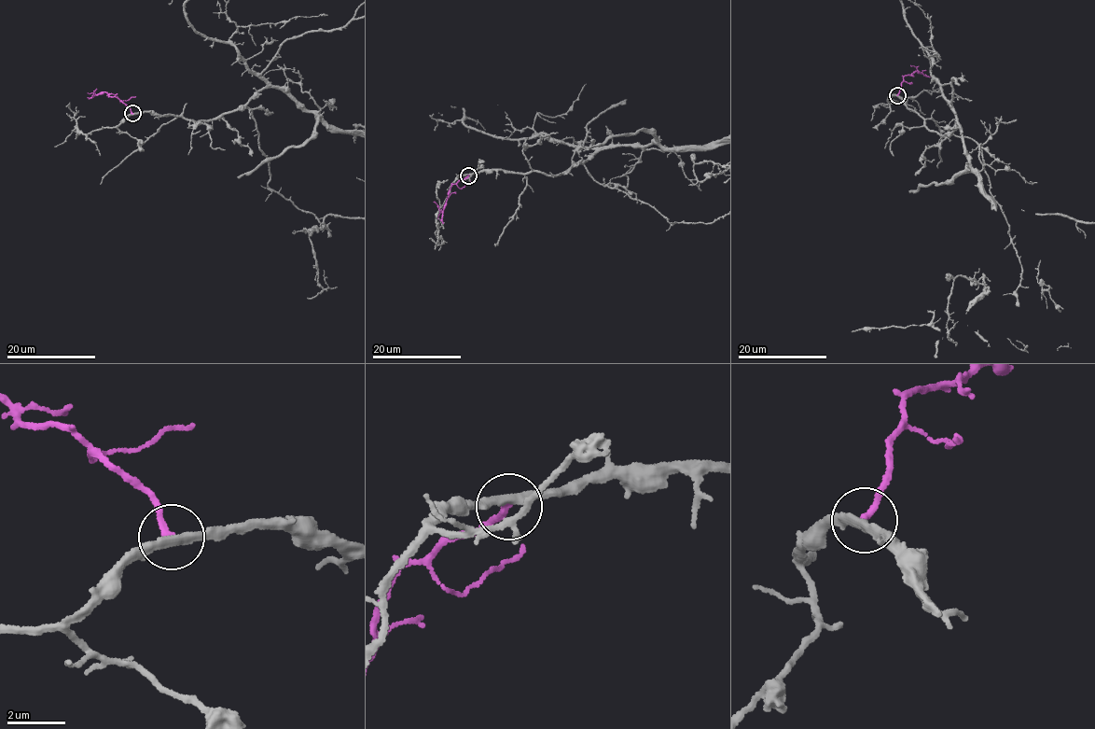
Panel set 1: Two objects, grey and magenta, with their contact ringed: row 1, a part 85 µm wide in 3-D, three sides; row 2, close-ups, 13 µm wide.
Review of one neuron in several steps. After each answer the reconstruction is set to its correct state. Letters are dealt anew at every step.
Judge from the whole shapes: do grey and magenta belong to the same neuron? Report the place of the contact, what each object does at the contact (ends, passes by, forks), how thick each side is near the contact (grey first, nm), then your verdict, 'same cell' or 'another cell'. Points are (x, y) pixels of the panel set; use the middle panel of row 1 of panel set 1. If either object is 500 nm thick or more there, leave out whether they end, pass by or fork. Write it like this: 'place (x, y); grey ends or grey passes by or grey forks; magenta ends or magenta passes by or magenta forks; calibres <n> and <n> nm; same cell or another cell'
place (468, 175); grey passes by; magenta ends; calibres 280 and 220 nm; same cell

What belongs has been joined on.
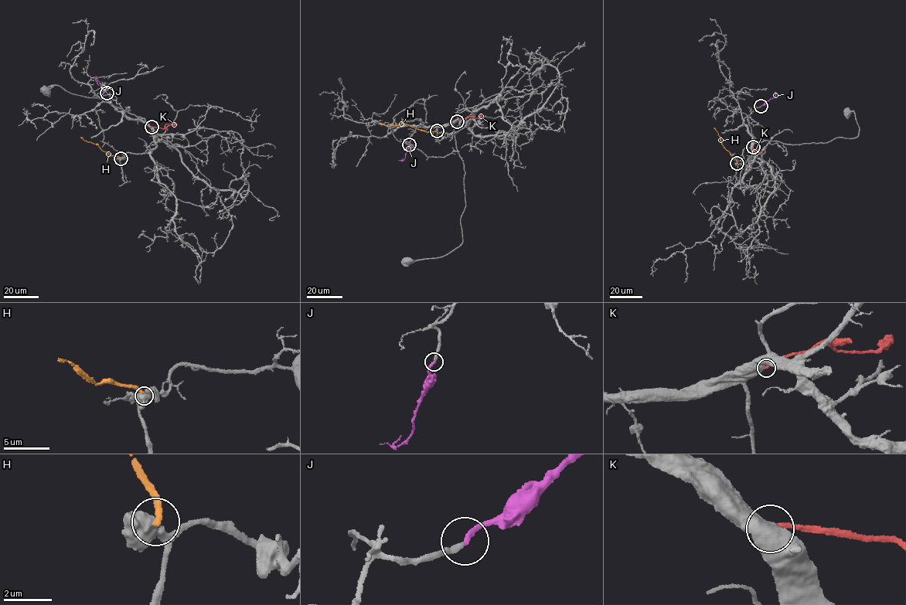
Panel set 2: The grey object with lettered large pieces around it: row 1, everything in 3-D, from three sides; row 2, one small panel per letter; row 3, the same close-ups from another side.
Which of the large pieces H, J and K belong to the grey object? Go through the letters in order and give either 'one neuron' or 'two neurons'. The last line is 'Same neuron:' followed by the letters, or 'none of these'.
H: two neurons
J: one neuron
K: two neurons
Same neuron: J

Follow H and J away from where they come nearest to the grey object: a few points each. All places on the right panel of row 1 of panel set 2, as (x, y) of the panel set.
H: (737, 164), (725, 149), (714, 127)
J: (761, 106), (774, 96), (774, 91)

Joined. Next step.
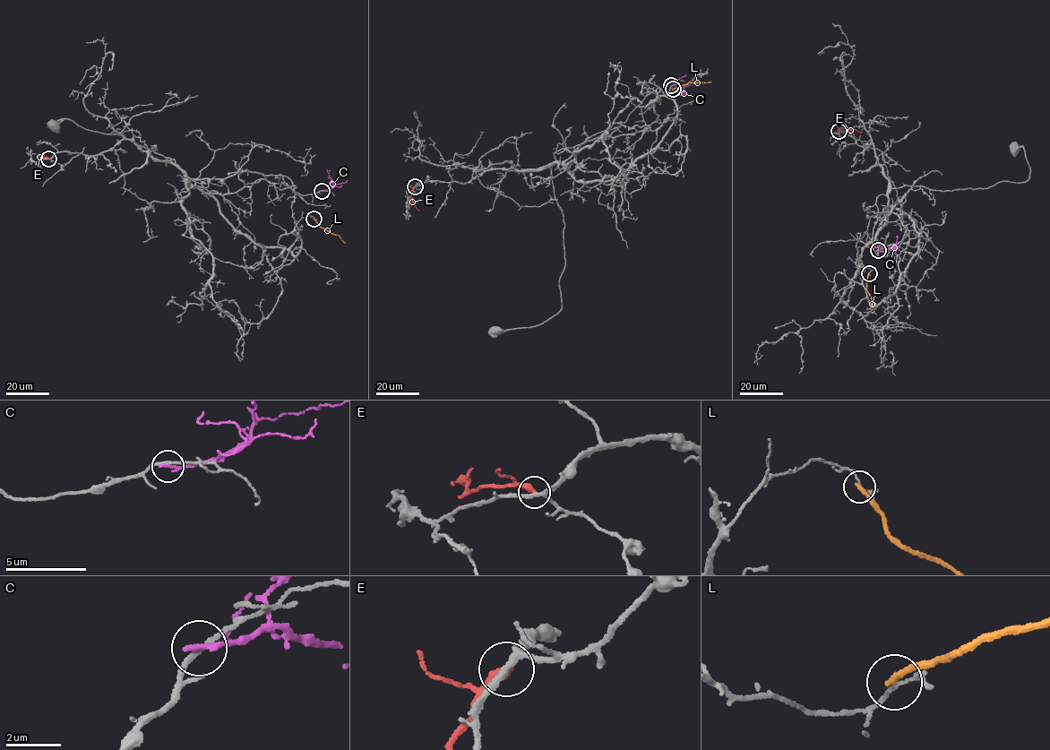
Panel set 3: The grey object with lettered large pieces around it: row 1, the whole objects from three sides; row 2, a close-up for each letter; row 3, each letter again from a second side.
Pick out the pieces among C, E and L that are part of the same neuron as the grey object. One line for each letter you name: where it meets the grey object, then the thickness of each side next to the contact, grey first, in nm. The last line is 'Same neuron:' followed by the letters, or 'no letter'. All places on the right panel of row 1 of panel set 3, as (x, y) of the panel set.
Same neuron: no letter

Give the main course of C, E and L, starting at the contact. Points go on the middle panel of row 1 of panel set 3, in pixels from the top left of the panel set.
C: (672, 85), (683, 86), (683, 93), (676, 94), (680, 95)
E: (415, 186), (411, 197), (418, 211)
L: (673, 89), (689, 82), (711, 81)

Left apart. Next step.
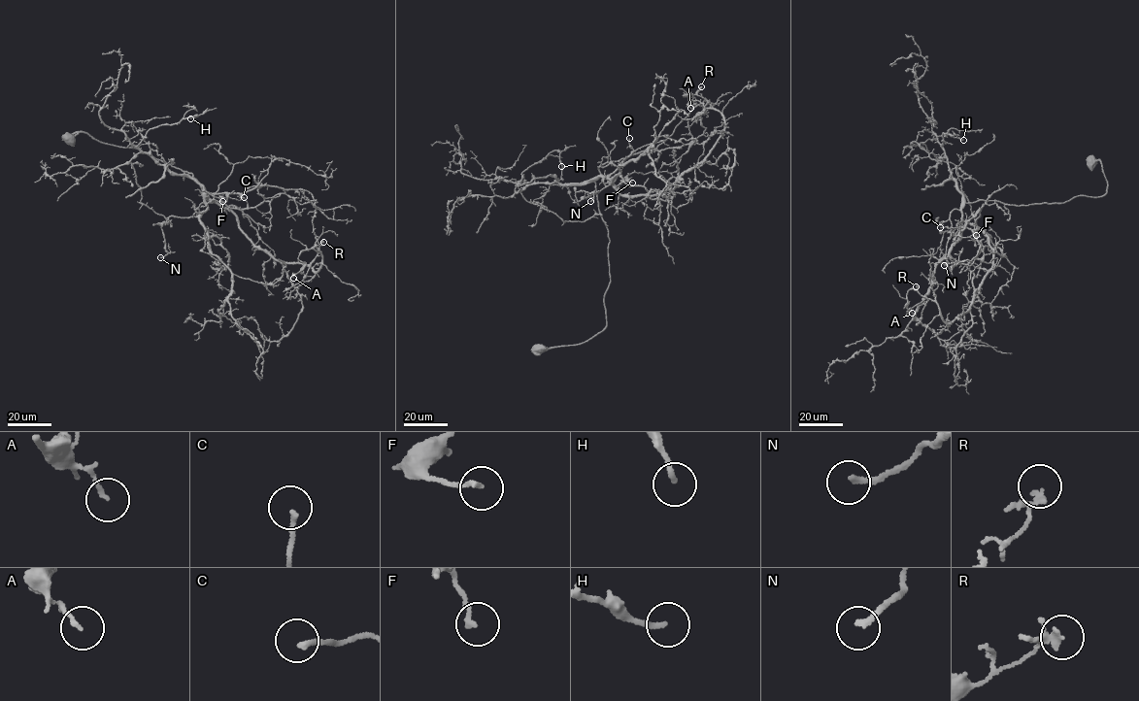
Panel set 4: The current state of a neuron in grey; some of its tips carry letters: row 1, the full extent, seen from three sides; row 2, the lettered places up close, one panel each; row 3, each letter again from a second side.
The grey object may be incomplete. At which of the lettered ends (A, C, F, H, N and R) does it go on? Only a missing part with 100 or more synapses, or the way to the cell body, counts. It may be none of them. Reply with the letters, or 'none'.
none

